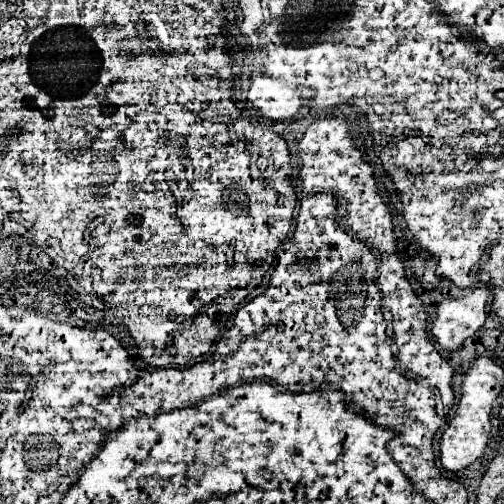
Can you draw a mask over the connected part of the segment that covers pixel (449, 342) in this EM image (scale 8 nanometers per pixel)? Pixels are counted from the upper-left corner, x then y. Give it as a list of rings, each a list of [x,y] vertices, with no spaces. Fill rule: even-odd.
[[[480,287],[460,299],[442,299],[436,305],[436,319],[430,325],[434,339],[444,349],[460,349],[466,337],[472,337],[486,319],[488,289]]]

